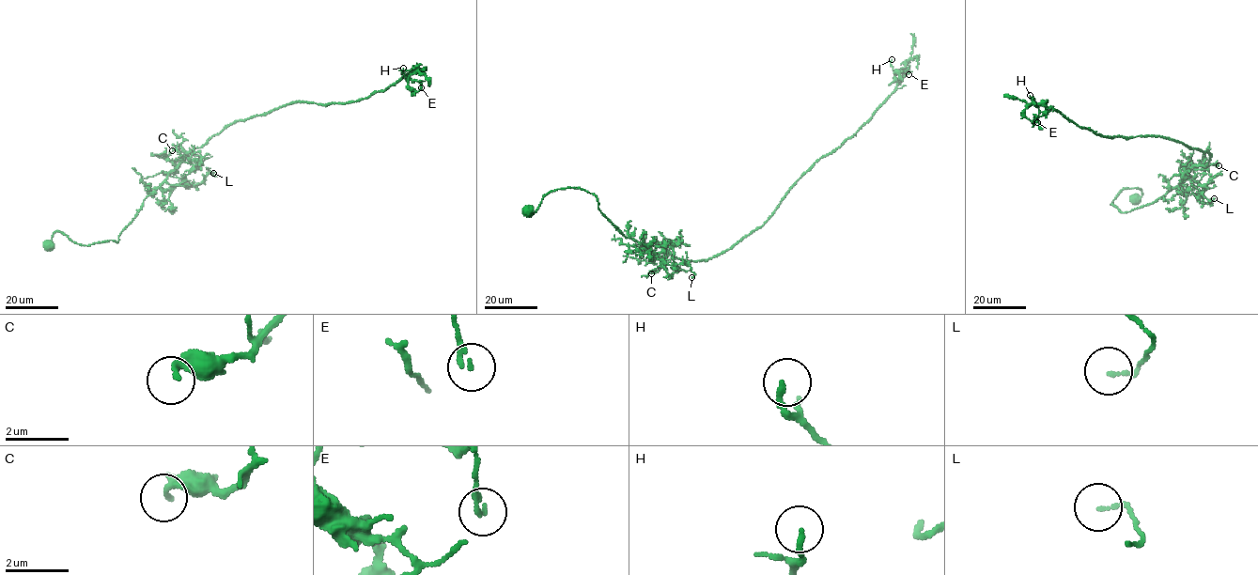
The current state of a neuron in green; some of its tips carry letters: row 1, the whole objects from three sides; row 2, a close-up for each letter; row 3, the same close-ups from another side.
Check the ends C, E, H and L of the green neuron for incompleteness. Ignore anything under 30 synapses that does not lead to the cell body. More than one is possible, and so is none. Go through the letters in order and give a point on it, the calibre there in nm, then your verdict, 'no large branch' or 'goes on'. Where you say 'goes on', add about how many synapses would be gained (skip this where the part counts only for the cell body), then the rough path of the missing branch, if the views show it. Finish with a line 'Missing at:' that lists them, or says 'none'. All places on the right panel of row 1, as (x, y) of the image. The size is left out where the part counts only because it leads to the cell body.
C: at (1219, 165); 240 nm thick; no large branch
E: at (1037, 122); 140 nm thick; no large branch
H: at (1030, 95); 180 nm thick; no large branch
L: at (1214, 198); 120 nm thick; no large branch
Missing at: none

